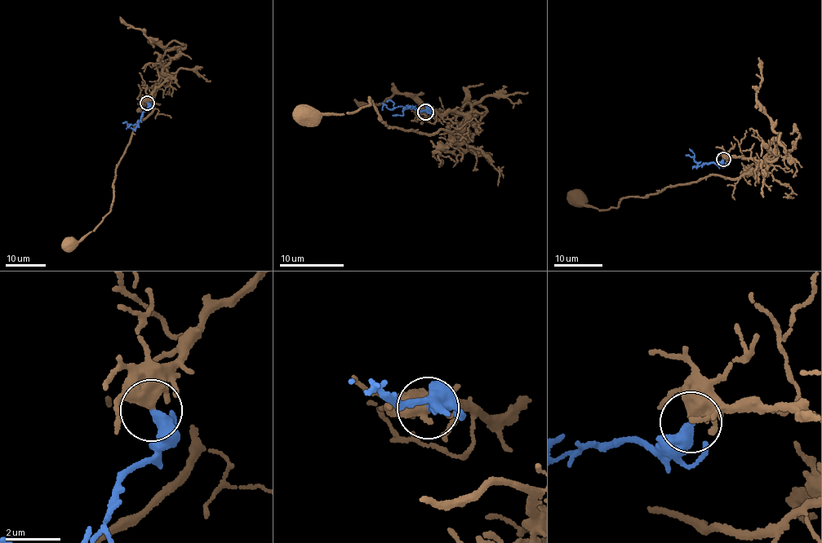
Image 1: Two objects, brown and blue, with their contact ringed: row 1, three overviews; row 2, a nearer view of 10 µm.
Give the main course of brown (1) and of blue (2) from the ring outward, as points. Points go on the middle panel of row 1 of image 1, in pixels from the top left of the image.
1: (425, 112), (464, 116), (458, 138), (389, 125), (369, 98), (369, 105), (346, 113), (307, 116)
2: (425, 112), (428, 111), (397, 106), (390, 110), (384, 106), (382, 110)

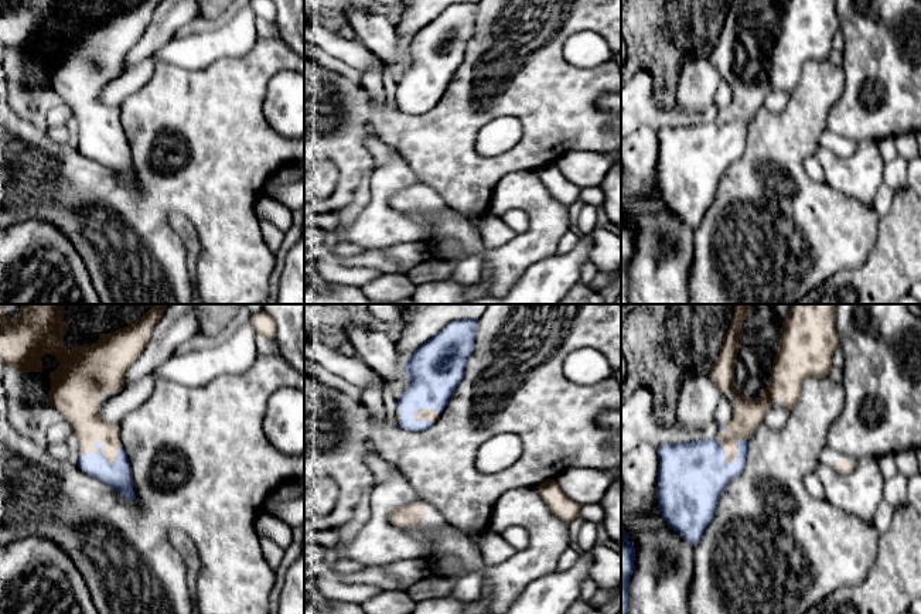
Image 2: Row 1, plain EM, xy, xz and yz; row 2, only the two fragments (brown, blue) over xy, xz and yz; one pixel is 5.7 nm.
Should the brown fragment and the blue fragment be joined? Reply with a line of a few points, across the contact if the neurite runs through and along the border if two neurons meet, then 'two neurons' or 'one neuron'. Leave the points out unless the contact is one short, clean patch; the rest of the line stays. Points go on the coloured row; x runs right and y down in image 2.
line xy (85, 419), (106, 457), (118, 476); one neuron

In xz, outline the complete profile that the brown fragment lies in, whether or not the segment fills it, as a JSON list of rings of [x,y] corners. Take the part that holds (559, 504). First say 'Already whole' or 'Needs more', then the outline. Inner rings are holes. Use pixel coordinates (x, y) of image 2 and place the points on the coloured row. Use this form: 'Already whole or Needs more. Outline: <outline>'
Already whole. Outline: [[[548,480],[536,488],[550,512],[559,516],[566,525],[580,515],[580,505],[569,498],[555,480]]]

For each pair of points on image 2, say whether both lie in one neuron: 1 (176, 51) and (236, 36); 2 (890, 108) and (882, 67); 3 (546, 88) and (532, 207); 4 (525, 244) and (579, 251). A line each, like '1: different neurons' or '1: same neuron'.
1: same neuron
2: same neuron
3: different neurons
4: different neurons

